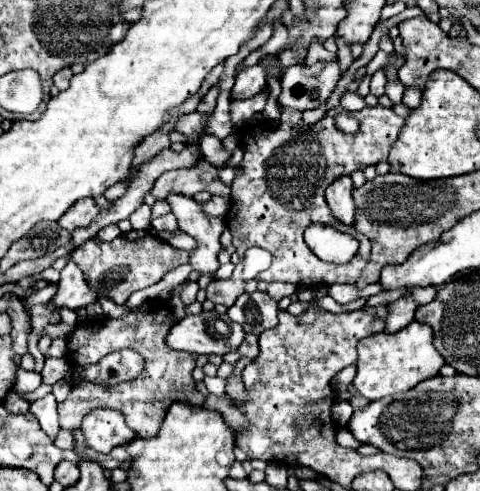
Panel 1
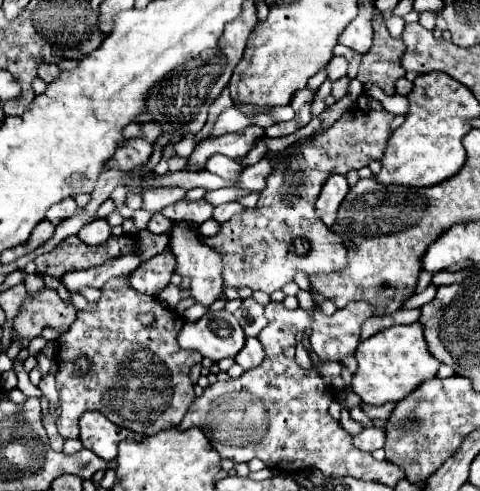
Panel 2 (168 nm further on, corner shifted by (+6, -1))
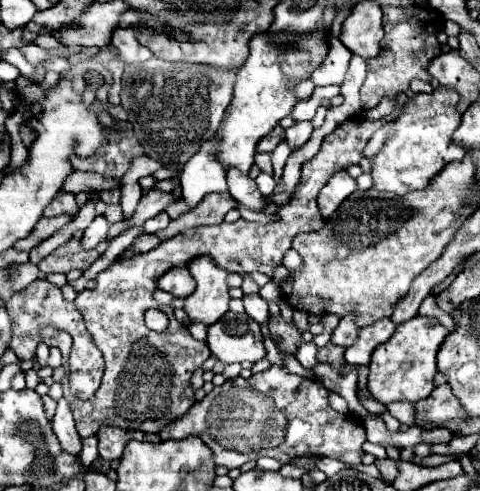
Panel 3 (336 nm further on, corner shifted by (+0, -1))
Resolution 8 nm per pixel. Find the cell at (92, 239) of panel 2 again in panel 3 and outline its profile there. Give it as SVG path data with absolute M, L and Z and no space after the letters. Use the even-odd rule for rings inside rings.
M103 215L95 217L95 221L85 229L85 235L83 235L83 239L81 239L83 247L87 247L87 249L95 249L101 241L105 241L107 231L109 231L109 223L107 223L107 219L105 219Z

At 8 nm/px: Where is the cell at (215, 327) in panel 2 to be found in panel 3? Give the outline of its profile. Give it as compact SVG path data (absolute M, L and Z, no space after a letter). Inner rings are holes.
M227 313L211 325L207 331L207 343L211 353L223 363L255 363L267 355L259 323L249 315L245 317L245 313Z

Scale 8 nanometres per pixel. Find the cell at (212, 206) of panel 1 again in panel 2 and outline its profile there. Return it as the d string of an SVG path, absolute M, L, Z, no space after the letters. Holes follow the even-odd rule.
M201 199L201 201L195 201L195 203L189 203L189 201L177 201L177 203L173 203L173 205L169 205L169 207L165 207L163 211L161 211L167 219L171 219L171 221L189 221L189 223L195 223L195 225L201 225L203 221L207 221L207 219L211 219L211 215L213 215L213 211L211 211L211 205L205 201L205 199Z

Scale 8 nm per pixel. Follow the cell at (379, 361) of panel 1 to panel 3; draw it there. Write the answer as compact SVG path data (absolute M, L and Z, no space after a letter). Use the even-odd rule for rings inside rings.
M417 315L405 323L401 323L393 337L379 345L373 351L371 363L369 363L369 391L373 397L385 405L393 401L411 401L417 403L419 399L425 399L433 391L433 377L437 373L437 363L435 355L441 347L441 343L447 339L449 331L431 317Z

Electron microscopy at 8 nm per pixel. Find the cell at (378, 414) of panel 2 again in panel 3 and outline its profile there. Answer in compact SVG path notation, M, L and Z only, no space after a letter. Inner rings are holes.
M391 403L389 405L389 413L403 425L411 427L415 425L415 413L413 413L413 405L411 403Z

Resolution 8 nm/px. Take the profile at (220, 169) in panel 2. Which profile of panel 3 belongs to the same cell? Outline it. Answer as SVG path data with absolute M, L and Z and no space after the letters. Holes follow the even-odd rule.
M233 167L227 171L227 185L231 197L239 201L243 207L247 207L249 211L263 211L269 203L269 199L259 193L257 183L249 179L245 173L235 171Z

